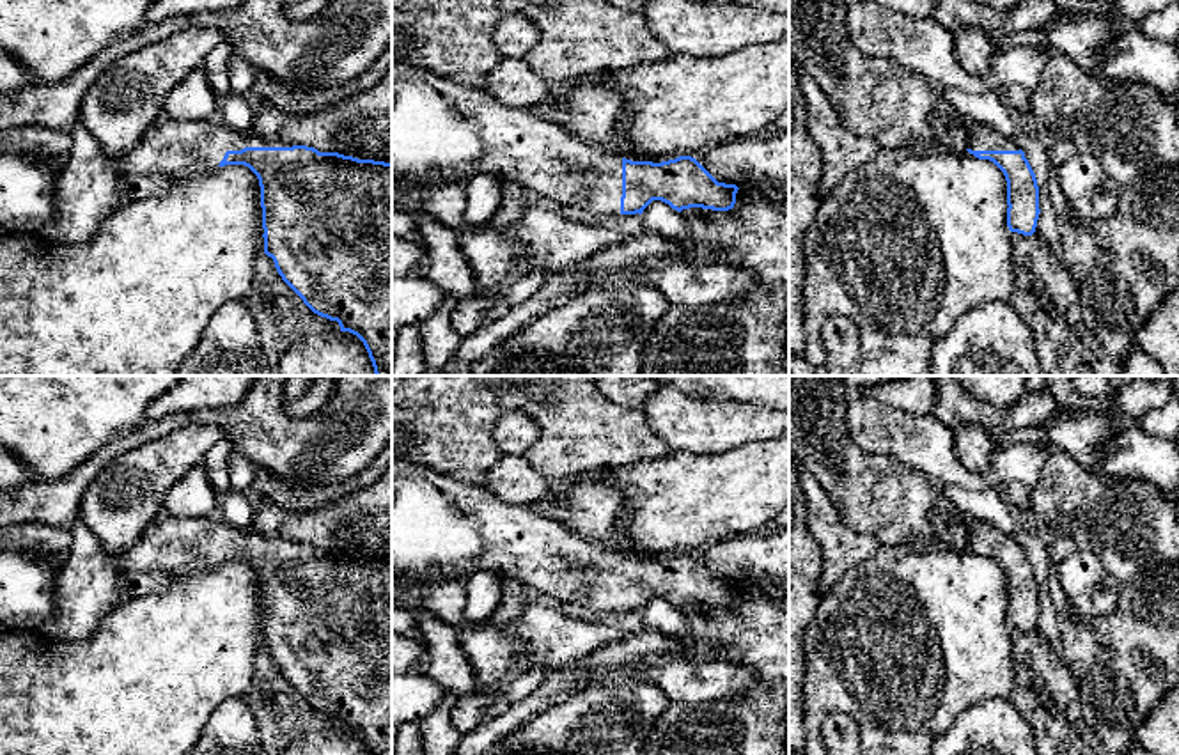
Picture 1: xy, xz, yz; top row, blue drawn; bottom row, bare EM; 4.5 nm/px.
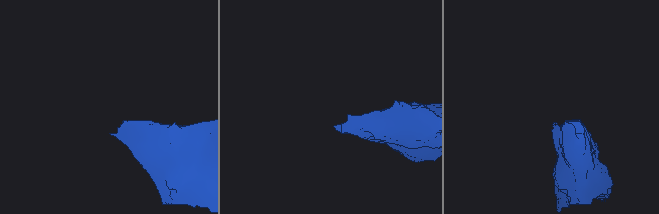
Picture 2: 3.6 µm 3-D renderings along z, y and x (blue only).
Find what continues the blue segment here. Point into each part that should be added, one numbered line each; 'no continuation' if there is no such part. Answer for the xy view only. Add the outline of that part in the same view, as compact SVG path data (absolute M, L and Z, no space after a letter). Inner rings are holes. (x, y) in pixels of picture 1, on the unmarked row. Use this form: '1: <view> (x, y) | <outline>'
1: xy (171, 544) | M160 514L133 542L110 558L117 562L121 590L160 592L191 565L216 565L227 548L245 544L293 544L284 537L239 532L216 516Z

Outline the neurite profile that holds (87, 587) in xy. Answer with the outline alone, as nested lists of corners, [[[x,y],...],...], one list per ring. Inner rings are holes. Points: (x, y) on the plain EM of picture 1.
[[[83,521],[71,528],[71,546],[55,581],[57,615],[39,634],[59,642],[87,640],[101,619],[121,603],[119,572],[101,541]]]

